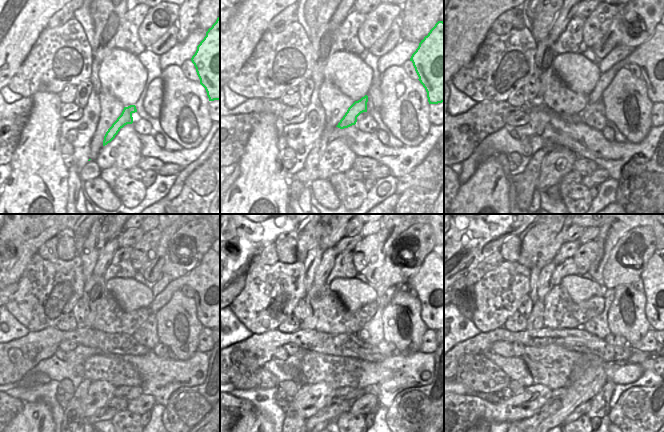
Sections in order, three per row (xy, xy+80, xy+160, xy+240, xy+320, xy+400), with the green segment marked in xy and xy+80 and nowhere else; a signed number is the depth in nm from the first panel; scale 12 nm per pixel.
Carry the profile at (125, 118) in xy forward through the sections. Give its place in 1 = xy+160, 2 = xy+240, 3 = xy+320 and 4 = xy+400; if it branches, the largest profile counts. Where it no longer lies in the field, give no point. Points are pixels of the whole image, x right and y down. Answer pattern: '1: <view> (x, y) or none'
1: xy+160 (647, 56)
2: xy+240 (199, 279)
3: xy+320 (423, 281)
4: xy+400 (647, 276)

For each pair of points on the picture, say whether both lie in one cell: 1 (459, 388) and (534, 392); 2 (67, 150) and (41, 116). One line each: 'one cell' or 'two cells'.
1: two cells
2: two cells

